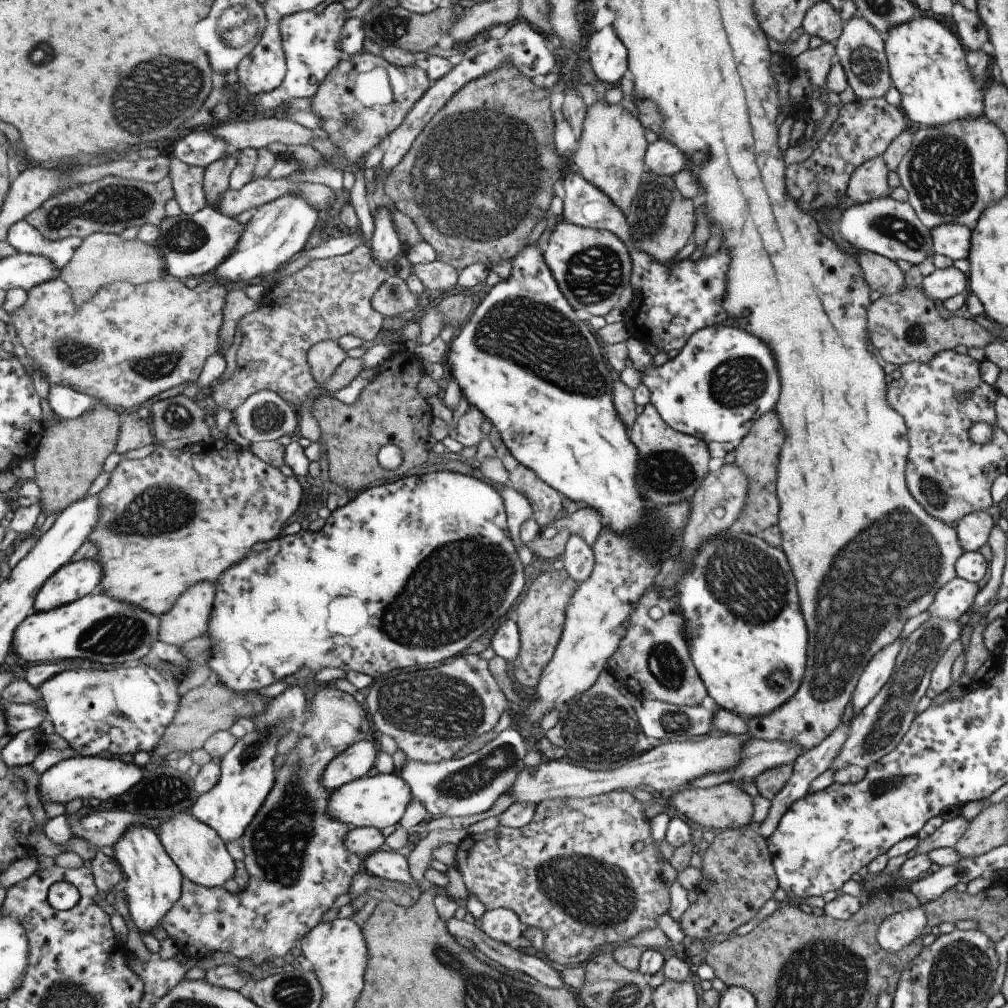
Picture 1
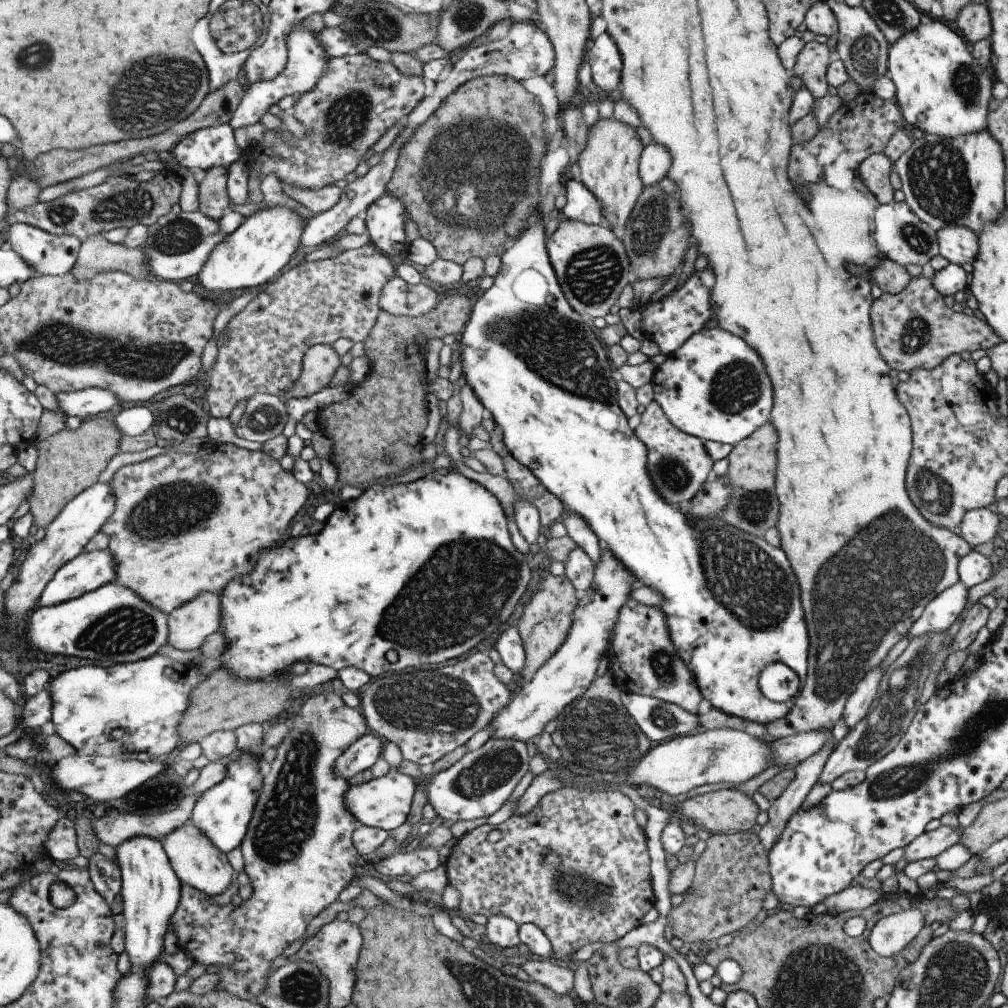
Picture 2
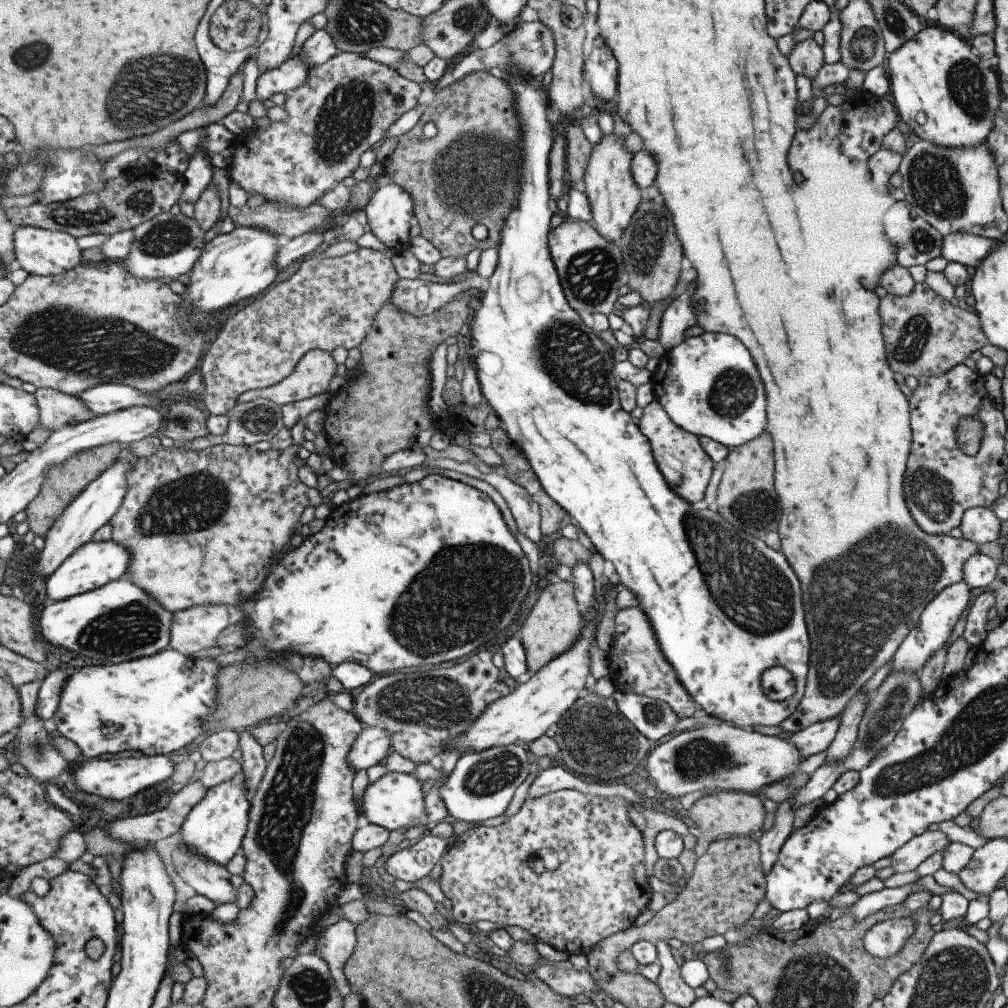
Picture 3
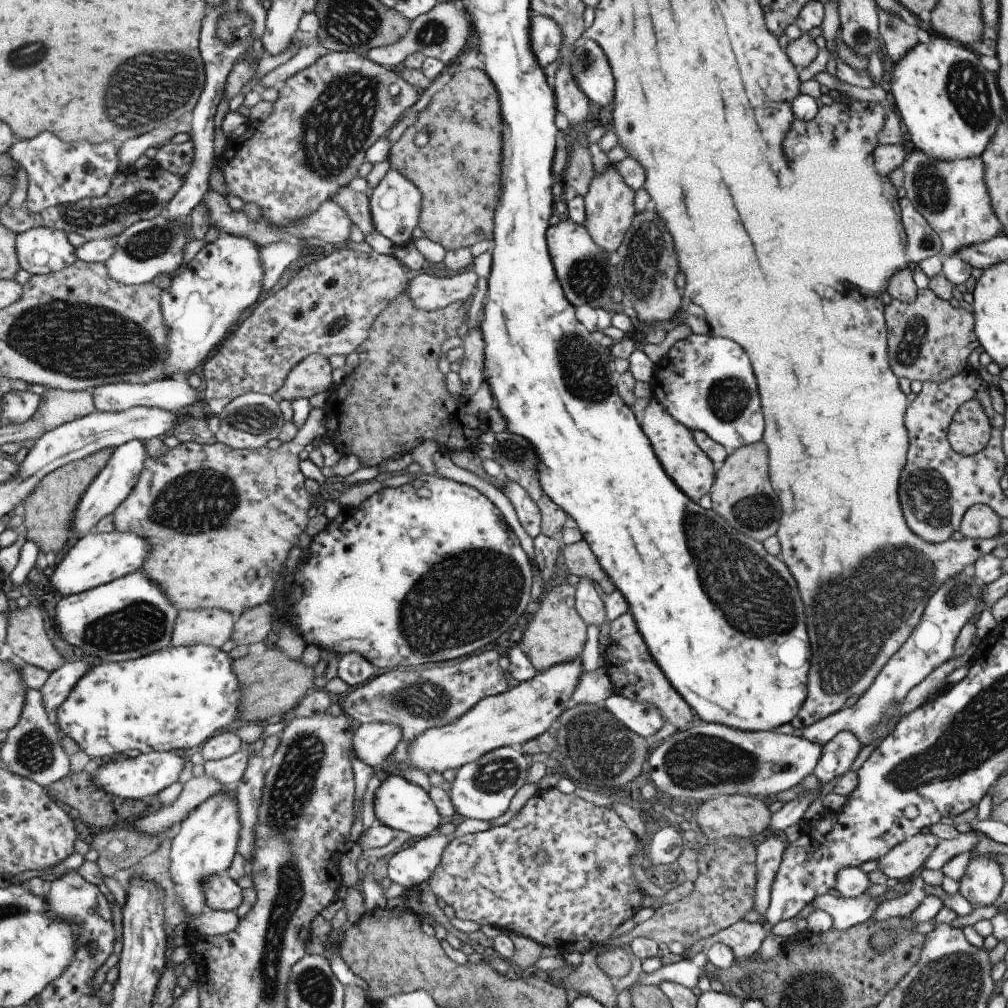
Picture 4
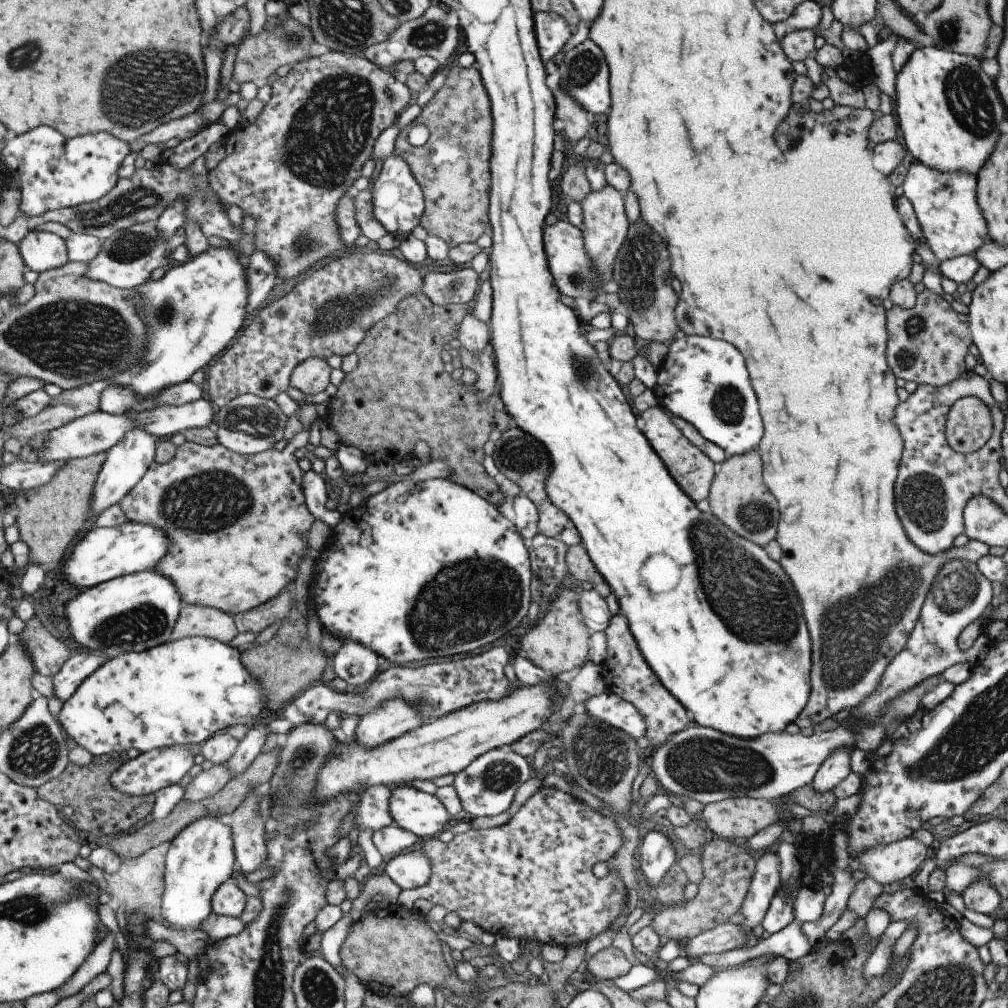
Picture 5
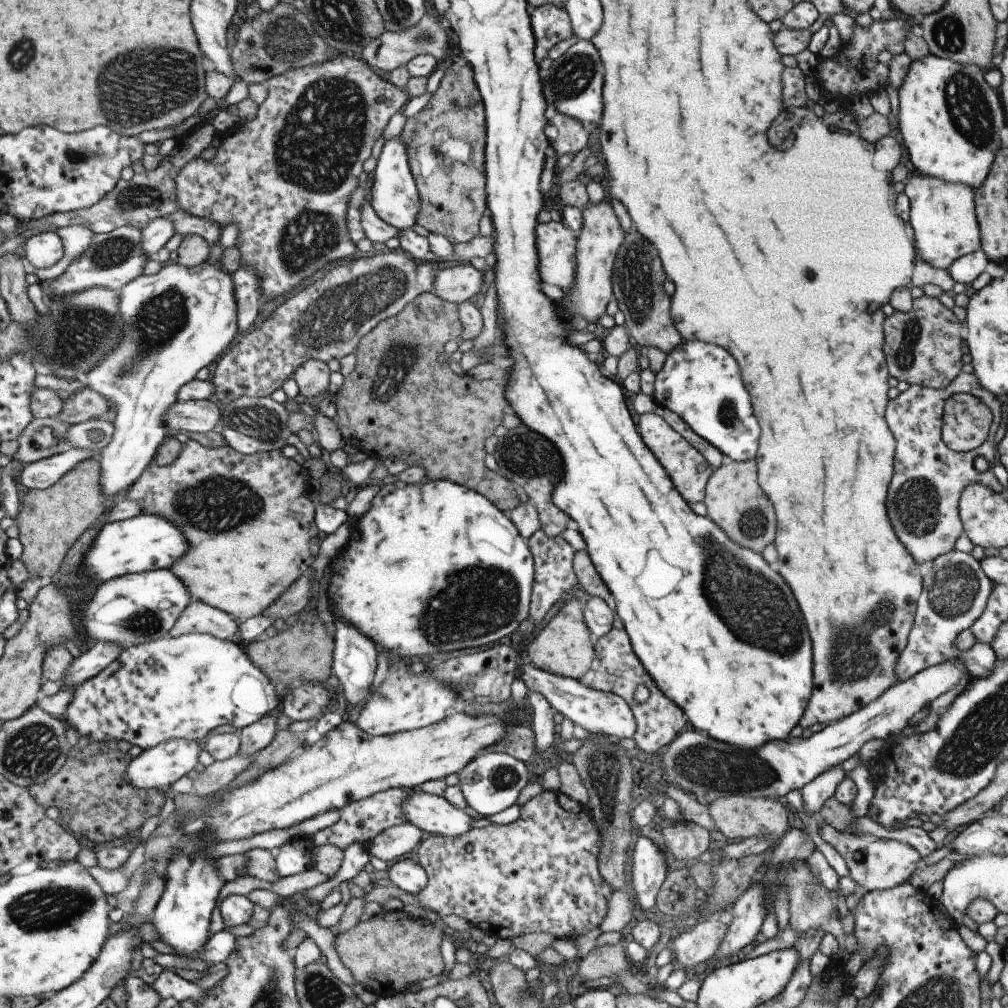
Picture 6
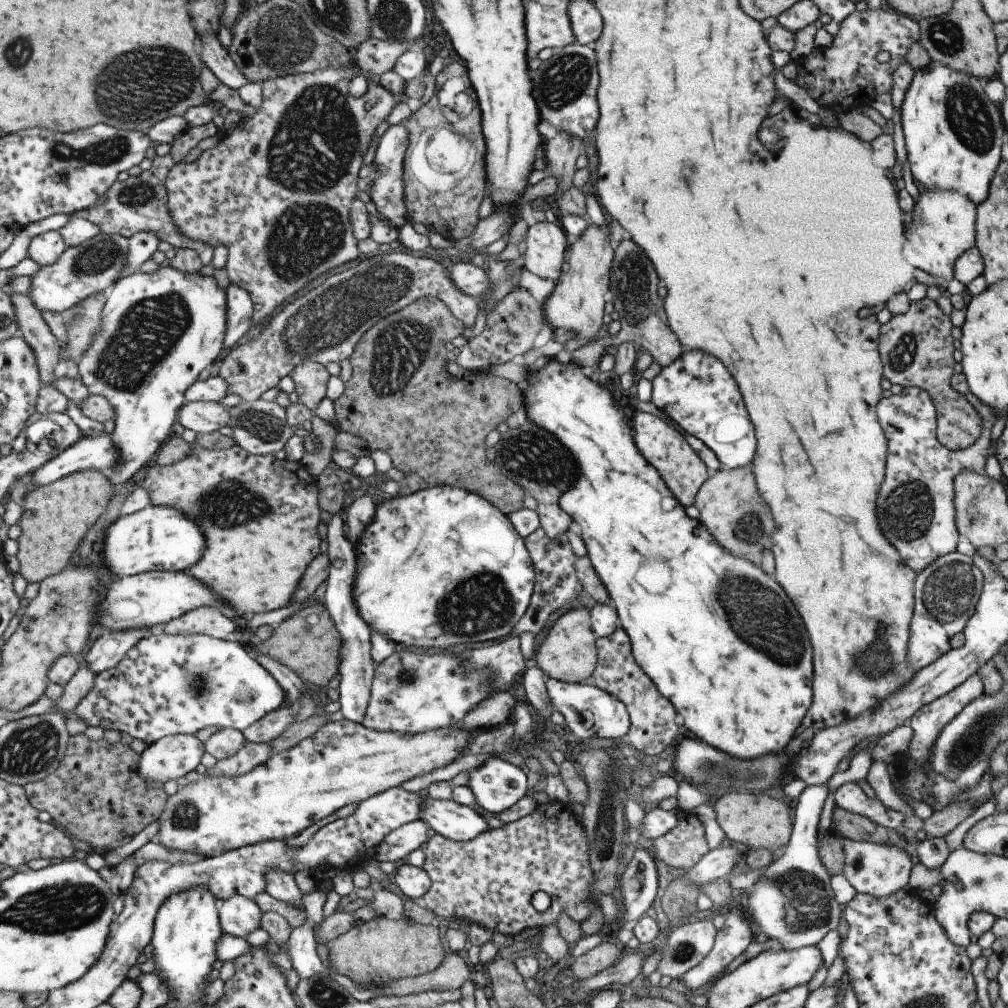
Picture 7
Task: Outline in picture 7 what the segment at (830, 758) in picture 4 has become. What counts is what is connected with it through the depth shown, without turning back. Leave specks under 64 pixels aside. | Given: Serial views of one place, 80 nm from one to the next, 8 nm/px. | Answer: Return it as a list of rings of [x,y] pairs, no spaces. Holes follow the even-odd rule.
[[[827,782],[820,785],[806,785],[794,804],[795,813],[792,831],[782,856],[763,870],[763,875],[755,884],[746,888],[747,904],[743,907],[744,915],[752,922],[756,933],[763,933],[766,940],[777,940],[782,949],[815,946],[824,934],[837,928],[841,913],[833,898],[829,878],[818,857],[816,850],[816,830],[821,806],[827,796]]]

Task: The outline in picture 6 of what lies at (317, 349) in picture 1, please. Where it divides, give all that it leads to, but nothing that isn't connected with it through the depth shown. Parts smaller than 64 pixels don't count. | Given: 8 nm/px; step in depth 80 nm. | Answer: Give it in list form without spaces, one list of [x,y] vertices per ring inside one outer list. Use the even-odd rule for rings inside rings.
[[[307,359],[302,362],[290,376],[298,386],[298,394],[306,397],[317,396],[327,390],[329,368],[317,359]]]

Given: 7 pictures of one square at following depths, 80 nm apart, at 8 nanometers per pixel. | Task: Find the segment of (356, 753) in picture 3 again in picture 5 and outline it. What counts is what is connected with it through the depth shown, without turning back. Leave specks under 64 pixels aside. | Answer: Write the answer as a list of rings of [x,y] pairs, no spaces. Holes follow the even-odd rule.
[[[393,697],[376,707],[375,711],[359,717],[354,729],[354,740],[365,749],[374,749],[412,731],[423,722],[414,702]]]

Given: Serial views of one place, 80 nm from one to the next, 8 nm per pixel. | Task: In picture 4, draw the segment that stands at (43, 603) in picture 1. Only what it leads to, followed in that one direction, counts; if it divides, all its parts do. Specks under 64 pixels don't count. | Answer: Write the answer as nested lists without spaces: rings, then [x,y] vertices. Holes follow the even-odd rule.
[[[115,530],[108,533],[91,531],[77,540],[61,559],[53,562],[49,574],[49,588],[59,597],[66,597],[111,582],[113,579],[139,570],[148,550],[146,540],[135,533],[121,533]]]

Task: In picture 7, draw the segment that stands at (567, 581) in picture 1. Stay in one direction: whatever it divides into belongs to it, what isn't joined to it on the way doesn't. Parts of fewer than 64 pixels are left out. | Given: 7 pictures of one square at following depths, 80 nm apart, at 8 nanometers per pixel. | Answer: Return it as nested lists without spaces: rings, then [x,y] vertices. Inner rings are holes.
[[[585,607],[568,610],[560,615],[549,630],[535,655],[536,666],[543,672],[545,677],[551,677],[568,683],[586,682],[591,676],[596,663],[597,637],[589,624],[589,613]]]

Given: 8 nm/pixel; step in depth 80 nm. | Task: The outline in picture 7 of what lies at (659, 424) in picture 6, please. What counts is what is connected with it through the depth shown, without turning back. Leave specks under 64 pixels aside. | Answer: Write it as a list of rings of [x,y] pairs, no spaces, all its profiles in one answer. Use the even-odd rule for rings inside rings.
[[[635,411],[633,418],[633,442],[637,450],[643,454],[643,458],[661,474],[665,486],[673,492],[677,502],[681,506],[691,506],[695,493],[709,472],[703,461],[695,454],[695,451],[685,442],[682,434],[678,433],[671,425],[653,414]]]

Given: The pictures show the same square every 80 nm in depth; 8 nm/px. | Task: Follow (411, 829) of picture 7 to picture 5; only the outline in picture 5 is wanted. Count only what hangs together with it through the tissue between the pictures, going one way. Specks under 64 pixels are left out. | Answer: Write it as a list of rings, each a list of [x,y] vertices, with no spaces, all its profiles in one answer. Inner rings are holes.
[[[391,824],[372,832],[371,840],[373,846],[380,852],[384,860],[400,852],[409,850],[415,844],[417,837],[402,828]]]

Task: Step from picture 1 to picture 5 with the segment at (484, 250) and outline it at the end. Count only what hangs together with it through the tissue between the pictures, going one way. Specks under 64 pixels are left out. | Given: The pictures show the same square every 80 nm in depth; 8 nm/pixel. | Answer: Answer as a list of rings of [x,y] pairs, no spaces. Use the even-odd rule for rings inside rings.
[[[458,64],[449,69],[443,88],[433,94],[414,119],[417,124],[423,124],[427,128],[427,141],[418,147],[409,144],[407,132],[410,128],[407,126],[398,132],[394,140],[392,154],[404,160],[422,192],[424,211],[420,218],[420,225],[428,236],[439,237],[449,249],[461,243],[475,243],[486,230],[490,230],[488,192],[492,116],[489,114],[489,104],[479,71],[471,66],[464,68]]]

